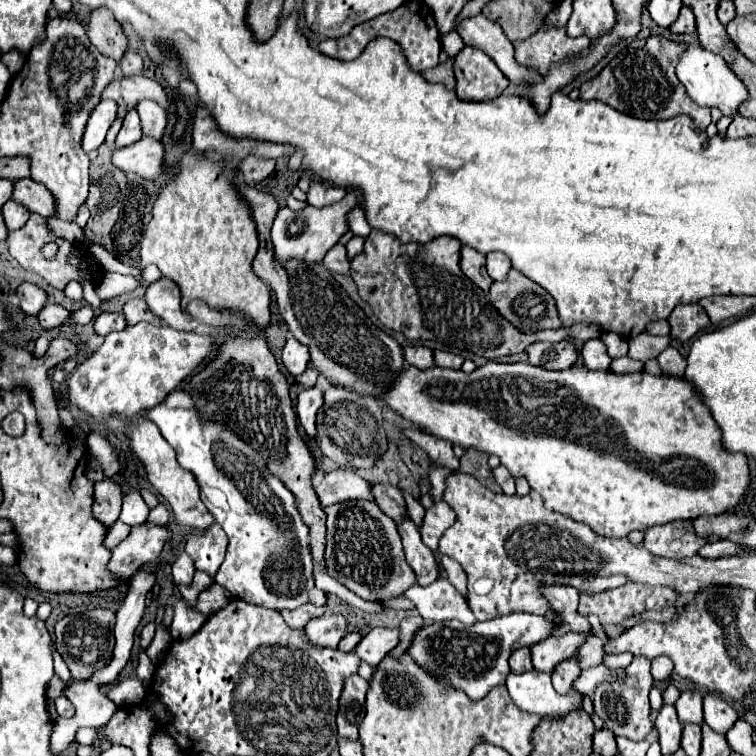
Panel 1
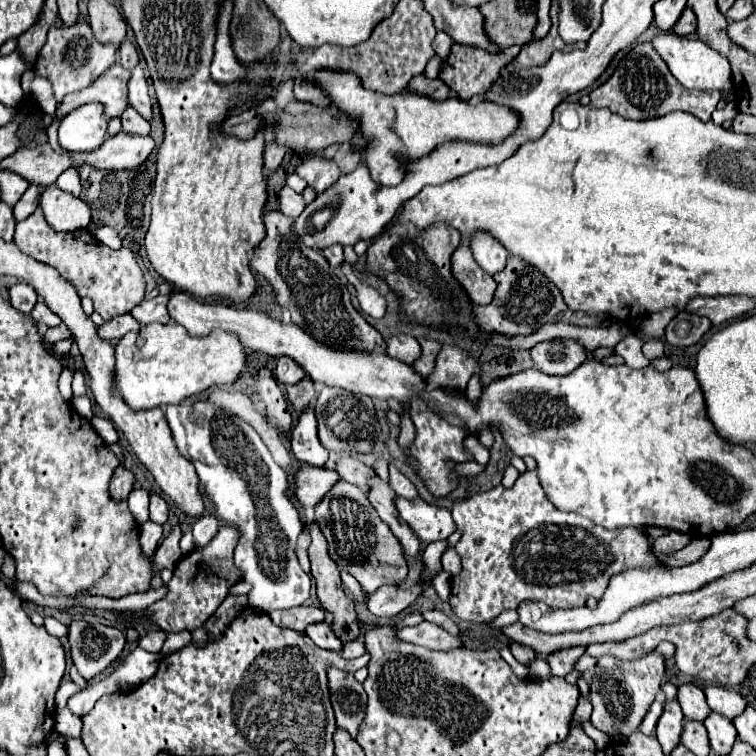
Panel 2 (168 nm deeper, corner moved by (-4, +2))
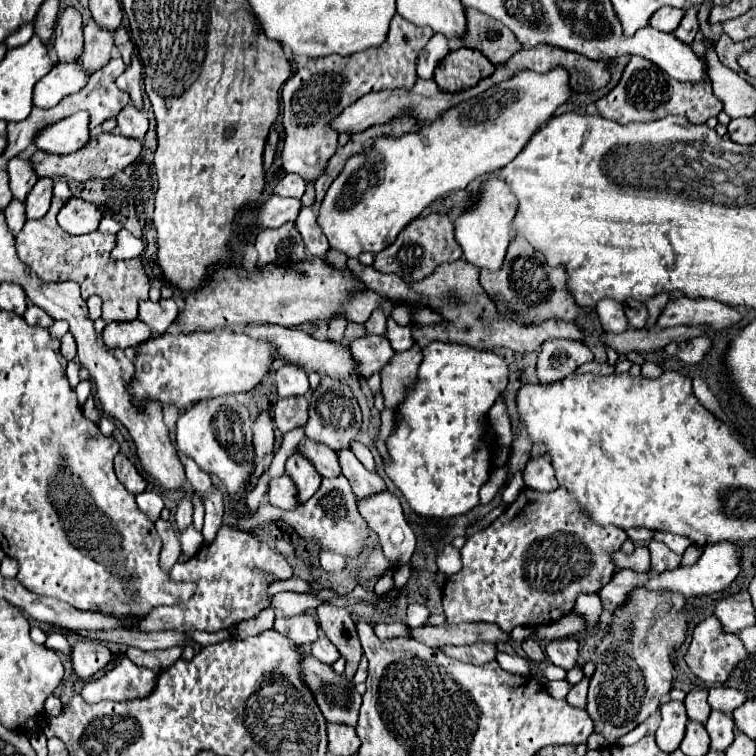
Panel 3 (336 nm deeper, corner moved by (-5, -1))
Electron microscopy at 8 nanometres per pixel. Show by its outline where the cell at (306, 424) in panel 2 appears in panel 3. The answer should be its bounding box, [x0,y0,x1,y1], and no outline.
[285,454,321,504]

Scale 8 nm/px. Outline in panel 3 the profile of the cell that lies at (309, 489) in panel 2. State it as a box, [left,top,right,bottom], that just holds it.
[269,476,297,510]

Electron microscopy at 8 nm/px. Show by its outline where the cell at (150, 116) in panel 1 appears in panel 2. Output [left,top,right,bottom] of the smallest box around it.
[128,67,152,121]

